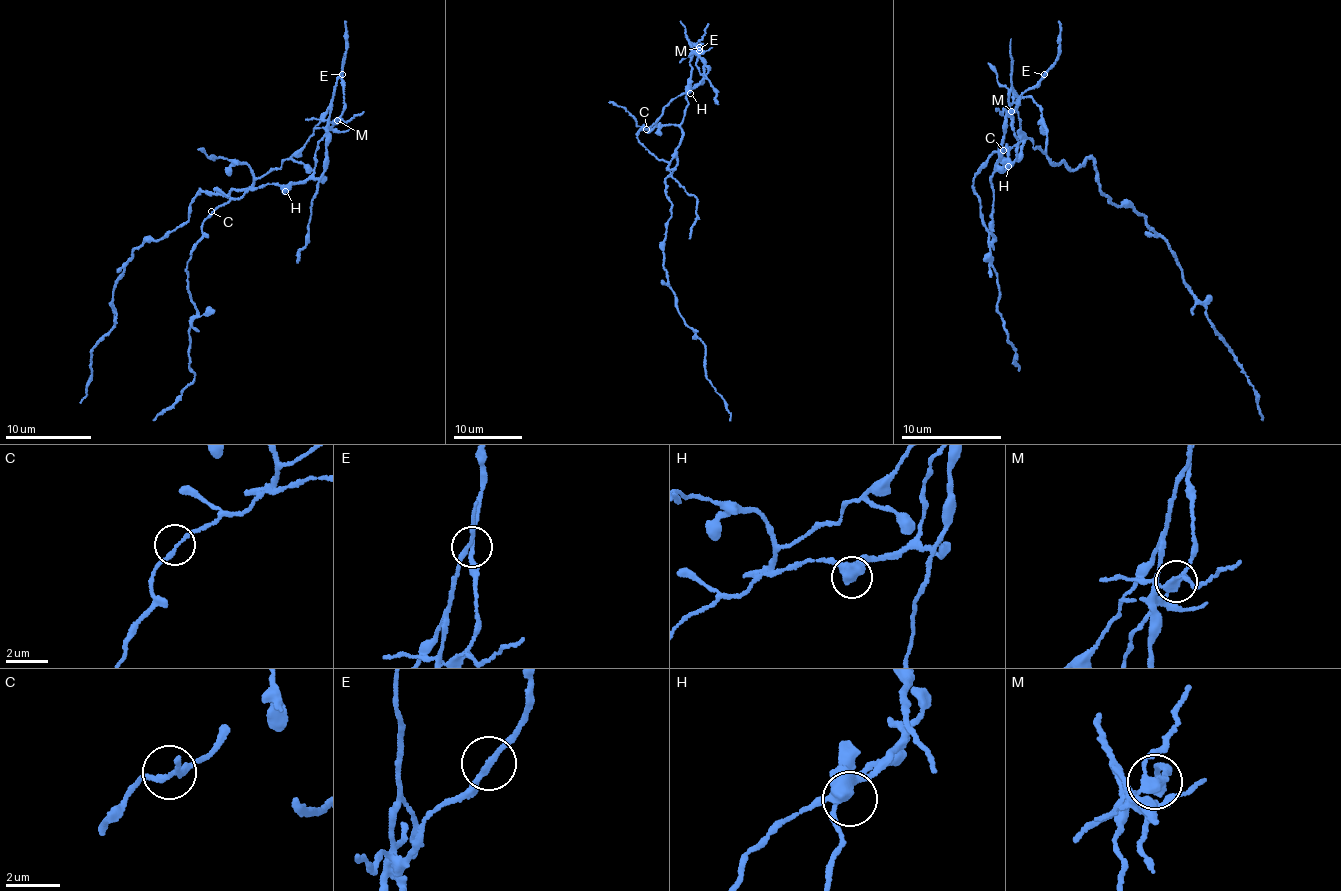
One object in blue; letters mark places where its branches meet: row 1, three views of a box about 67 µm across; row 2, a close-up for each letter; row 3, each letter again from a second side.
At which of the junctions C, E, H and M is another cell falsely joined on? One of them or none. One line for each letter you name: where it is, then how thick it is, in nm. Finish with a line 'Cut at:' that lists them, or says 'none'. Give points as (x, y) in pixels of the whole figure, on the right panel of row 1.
M: at (1011, 111); 280 nm thick
Cut at: M

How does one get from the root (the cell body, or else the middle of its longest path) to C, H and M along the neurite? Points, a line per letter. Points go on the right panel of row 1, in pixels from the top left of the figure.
C: (1045, 153), (1033, 146), (1028, 138), (1012, 164), (1006, 157), (1008, 149), (1005, 146), (1009, 148), (1003, 151)
H: (1045, 153), (1033, 146), (1028, 138), (1008, 166)
M: (1045, 153), (1033, 146), (1033, 141), (1021, 131), (1017, 106), (1011, 104), (1010, 112)

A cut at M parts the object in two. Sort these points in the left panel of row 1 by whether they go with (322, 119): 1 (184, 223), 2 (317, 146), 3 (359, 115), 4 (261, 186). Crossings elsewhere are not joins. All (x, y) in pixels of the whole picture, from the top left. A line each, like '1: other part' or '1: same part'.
1: same part
2: other part
3: same part
4: other part

